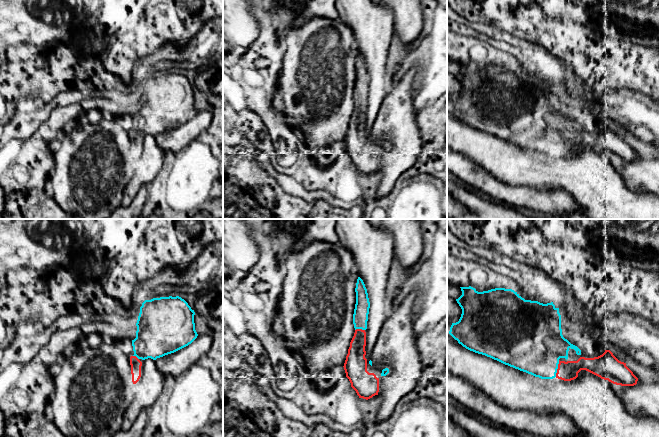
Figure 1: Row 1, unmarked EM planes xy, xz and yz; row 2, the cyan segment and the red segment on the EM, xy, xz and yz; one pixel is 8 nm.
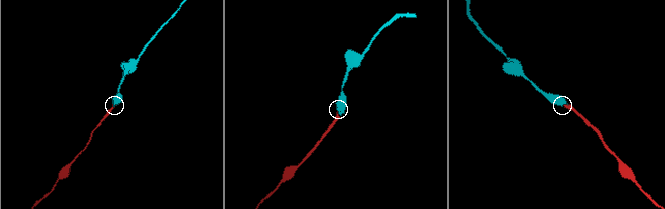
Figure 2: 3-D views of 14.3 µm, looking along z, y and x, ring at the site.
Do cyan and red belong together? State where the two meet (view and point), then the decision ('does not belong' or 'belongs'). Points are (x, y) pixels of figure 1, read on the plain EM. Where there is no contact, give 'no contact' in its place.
yz (557, 144) | belongs

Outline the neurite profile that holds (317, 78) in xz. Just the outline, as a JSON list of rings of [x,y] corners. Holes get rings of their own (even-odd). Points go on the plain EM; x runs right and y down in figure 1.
[[[312,17],[299,26],[285,31],[286,51],[282,60],[279,84],[283,97],[284,114],[289,125],[305,141],[311,157],[318,152],[329,152],[333,145],[343,143],[350,118],[354,112],[353,90],[356,80],[358,43],[350,26],[341,19]]]

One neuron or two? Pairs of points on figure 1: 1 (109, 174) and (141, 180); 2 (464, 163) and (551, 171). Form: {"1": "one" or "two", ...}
{"1": "two", "2": "two"}

